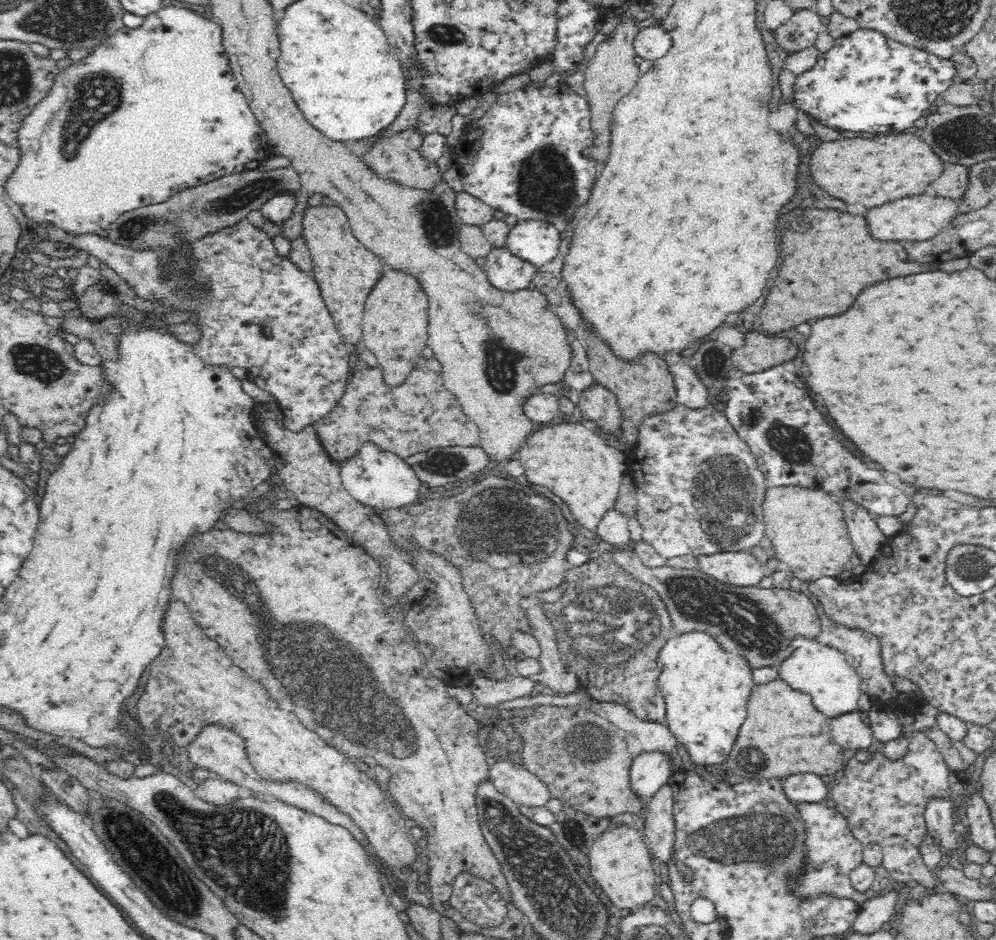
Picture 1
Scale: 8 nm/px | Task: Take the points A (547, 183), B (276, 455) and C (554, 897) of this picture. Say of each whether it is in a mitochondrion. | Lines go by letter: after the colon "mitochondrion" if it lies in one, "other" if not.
A: mitochondrion
B: other
C: mitochondrion

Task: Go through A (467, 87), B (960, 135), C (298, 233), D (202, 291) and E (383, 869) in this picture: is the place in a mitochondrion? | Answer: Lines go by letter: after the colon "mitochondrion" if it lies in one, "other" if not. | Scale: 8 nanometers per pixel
A: other
B: mitochondrion
C: other
D: mitochondrion
E: other

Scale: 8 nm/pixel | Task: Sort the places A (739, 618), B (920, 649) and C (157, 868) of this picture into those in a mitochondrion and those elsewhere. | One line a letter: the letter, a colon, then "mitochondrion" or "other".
A: mitochondrion
B: other
C: mitochondrion

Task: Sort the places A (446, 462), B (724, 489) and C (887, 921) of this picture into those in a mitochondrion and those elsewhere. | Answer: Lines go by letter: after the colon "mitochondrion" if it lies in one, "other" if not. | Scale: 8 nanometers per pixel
A: mitochondrion
B: mitochondrion
C: other

